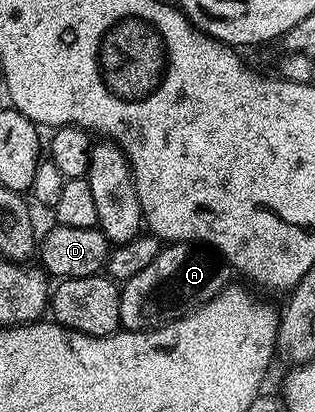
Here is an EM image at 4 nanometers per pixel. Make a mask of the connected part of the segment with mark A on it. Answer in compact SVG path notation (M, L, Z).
M175 241L164 246L155 260L150 261L133 277L126 279L119 292L119 322L129 331L149 331L163 327L196 311L228 286L232 268L218 251L191 241Z

